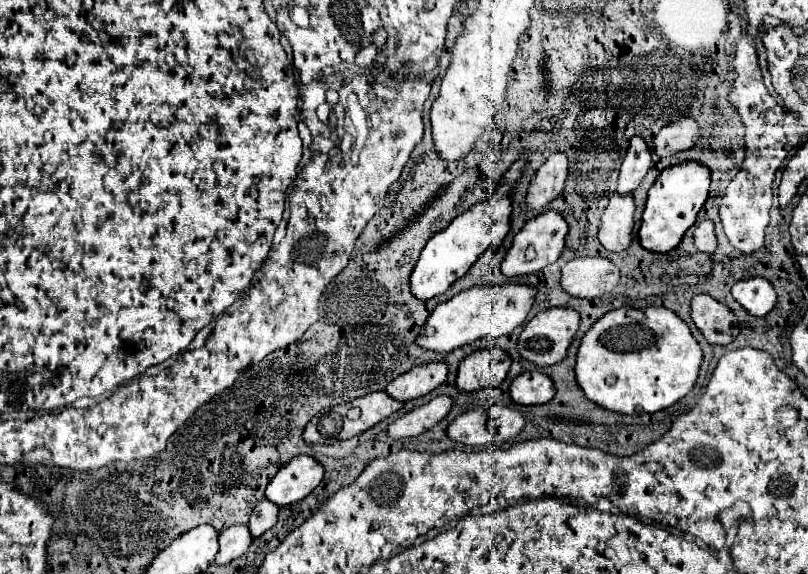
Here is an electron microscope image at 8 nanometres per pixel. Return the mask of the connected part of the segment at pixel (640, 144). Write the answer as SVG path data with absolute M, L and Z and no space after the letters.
M632 137L626 157L620 167L620 177L618 177L618 189L616 193L634 193L634 189L640 185L648 169L652 167L652 151L646 145L642 137Z

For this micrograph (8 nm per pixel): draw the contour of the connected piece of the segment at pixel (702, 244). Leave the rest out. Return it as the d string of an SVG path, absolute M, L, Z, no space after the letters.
M700 221L694 229L694 245L696 249L716 249L718 241L714 235L714 223L712 221Z

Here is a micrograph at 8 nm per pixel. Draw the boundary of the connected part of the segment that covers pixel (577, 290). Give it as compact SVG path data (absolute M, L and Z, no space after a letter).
M580 257L562 267L562 289L574 297L594 299L610 293L620 281L620 269L606 257Z

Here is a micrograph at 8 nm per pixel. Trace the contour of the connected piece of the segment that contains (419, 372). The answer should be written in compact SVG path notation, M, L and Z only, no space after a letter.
M436 361L436 363L426 363L410 369L402 377L394 379L388 387L386 393L398 401L410 401L416 397L422 397L442 385L448 377L448 363L446 361Z

